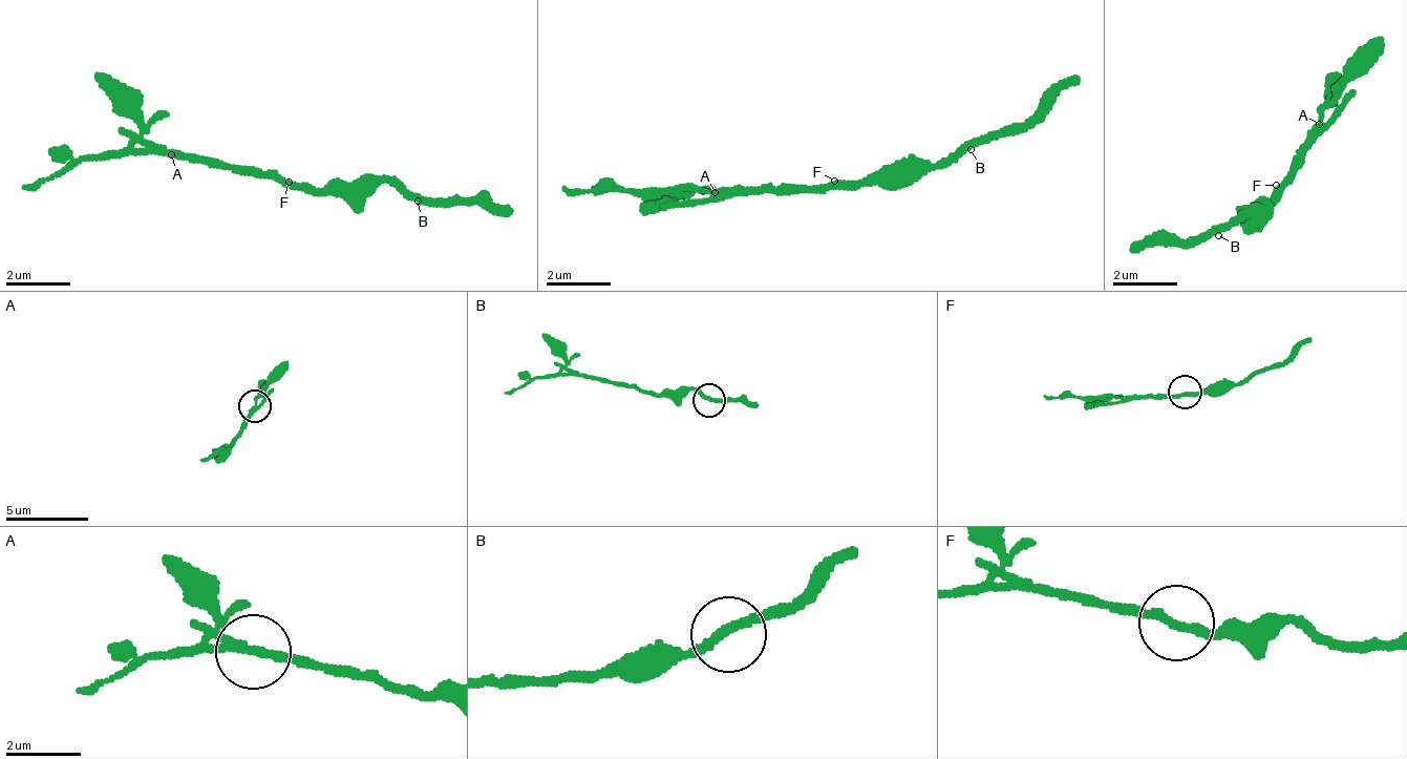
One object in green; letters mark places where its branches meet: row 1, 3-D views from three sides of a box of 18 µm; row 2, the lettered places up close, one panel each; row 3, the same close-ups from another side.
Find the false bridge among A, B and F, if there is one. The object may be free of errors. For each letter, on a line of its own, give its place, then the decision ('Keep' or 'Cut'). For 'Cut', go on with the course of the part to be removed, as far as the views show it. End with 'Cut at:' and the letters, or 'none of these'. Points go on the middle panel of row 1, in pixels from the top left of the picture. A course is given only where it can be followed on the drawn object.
A: Place: (715, 192). Cut. Course of the part to remove: (717, 191), (560, 185)
B: Place: (971, 149). Keep
F: Place: (834, 181). Keep
Cut at: A

